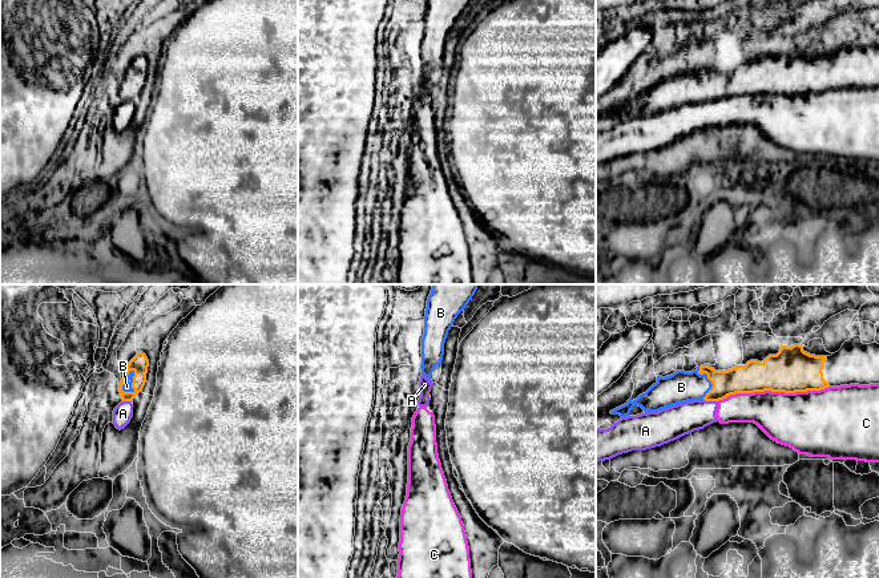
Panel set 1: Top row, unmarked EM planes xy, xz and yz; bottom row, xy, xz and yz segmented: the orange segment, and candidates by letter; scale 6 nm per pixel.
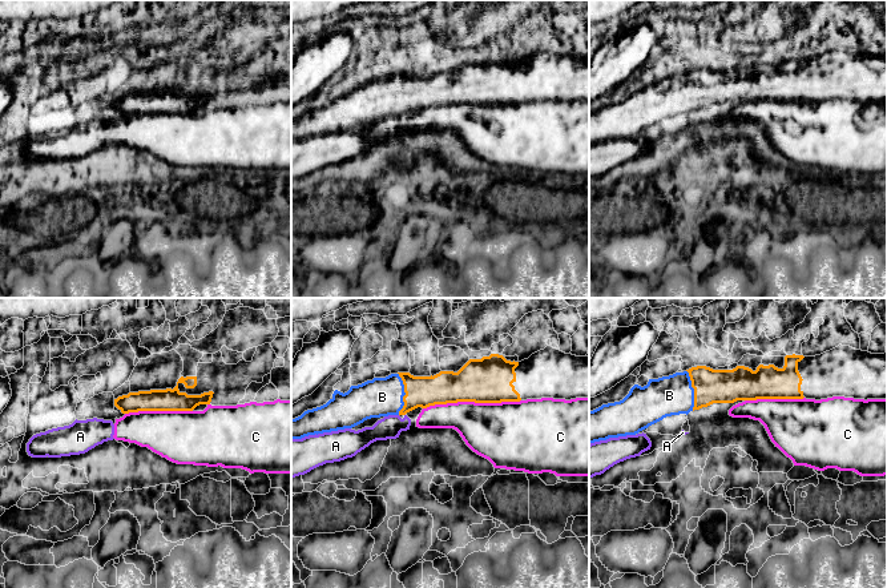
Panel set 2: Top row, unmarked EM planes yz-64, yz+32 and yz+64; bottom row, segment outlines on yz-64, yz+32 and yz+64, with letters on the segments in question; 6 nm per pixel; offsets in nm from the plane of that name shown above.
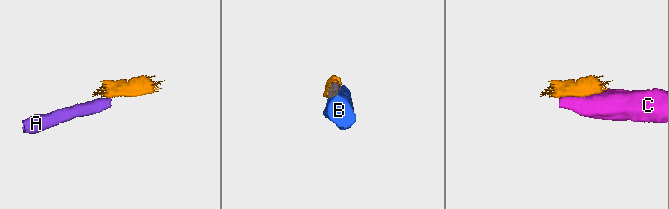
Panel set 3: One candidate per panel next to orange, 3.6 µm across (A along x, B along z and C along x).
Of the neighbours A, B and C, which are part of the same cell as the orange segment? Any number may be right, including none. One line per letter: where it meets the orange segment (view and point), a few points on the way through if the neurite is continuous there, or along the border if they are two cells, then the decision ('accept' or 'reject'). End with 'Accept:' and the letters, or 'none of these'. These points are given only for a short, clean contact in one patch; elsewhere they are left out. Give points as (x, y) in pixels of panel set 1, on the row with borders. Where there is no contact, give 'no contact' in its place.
A: contact yz (710, 400); border yz (704, 399), (717, 401); reject
B: contact xy (125, 380); way xy (140, 363), (129, 372), (125, 380), (126, 387); accept
C: contact yz (773, 391); reject
Accept: B

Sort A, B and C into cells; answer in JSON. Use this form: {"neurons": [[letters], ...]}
{"neurons": [["A", "C"], ["B"]]}

